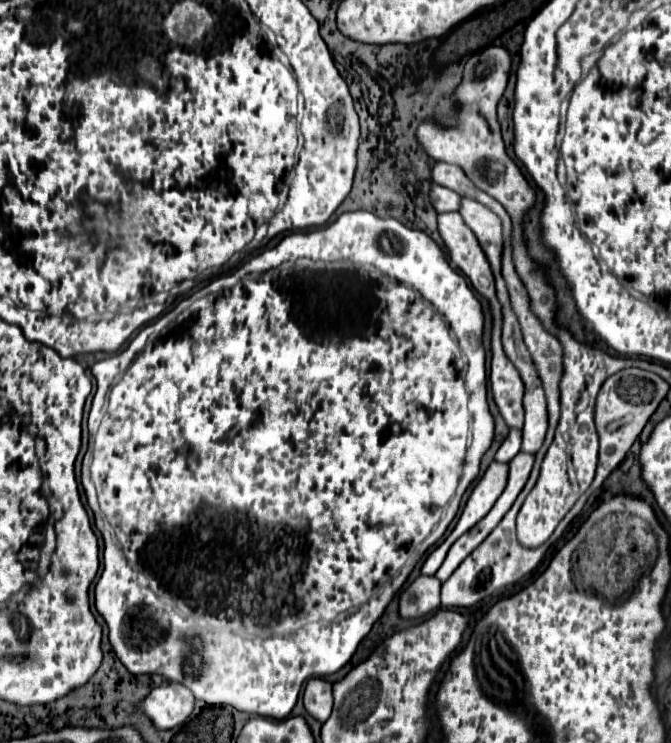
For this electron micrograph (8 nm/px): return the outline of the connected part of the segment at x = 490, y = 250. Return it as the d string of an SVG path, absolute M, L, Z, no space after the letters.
M462 198L462 206L458 208L460 216L466 220L466 226L474 232L474 236L478 238L494 280L496 280L496 292L508 294L502 274L500 274L500 254L502 254L502 228L500 228L500 220L498 216L494 216L494 212L490 212L486 206L482 206L480 202L472 200L472 198Z

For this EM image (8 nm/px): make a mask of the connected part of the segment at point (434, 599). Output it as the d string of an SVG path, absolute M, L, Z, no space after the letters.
M418 576L406 590L400 592L400 618L422 618L440 608L440 582L434 576Z

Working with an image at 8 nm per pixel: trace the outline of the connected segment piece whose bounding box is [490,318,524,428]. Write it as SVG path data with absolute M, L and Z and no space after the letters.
M492 320L492 372L490 372L490 388L492 398L500 410L500 416L504 418L508 428L522 428L524 422L524 410L522 410L522 394L524 386L520 380L518 370L510 364L502 350L500 342L500 320Z

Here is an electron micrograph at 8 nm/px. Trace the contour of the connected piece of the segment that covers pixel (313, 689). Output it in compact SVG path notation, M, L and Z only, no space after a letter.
M312 678L304 690L304 708L314 720L324 724L332 712L332 684Z

